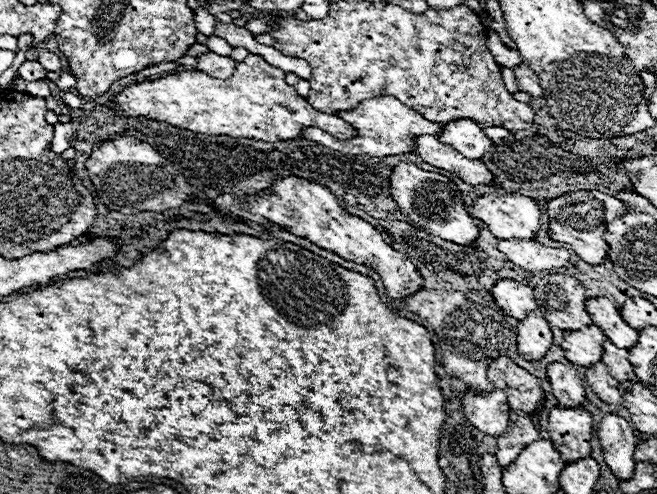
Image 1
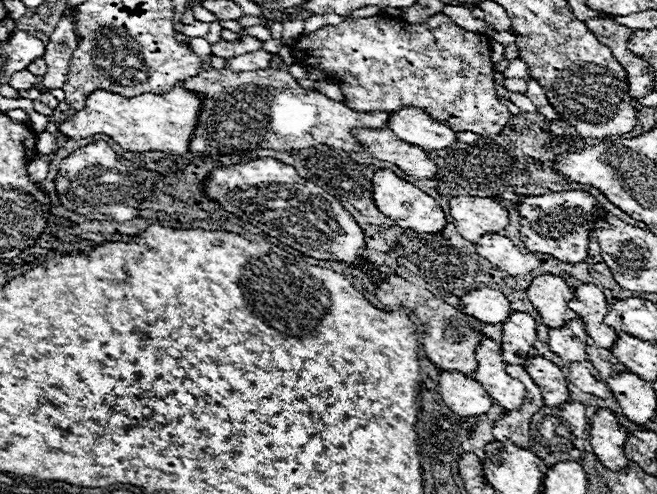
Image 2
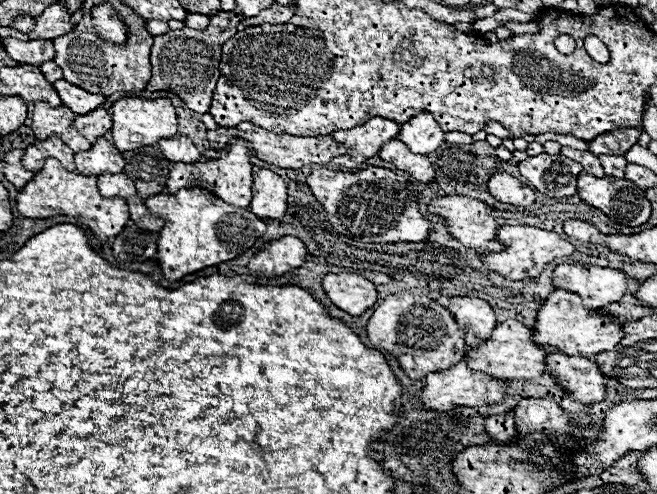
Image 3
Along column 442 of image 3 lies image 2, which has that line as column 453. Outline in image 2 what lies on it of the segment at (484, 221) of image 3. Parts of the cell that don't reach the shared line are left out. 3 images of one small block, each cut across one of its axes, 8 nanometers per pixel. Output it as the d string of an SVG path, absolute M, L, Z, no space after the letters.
M456 196L450 200L450 216L458 234L470 242L484 234L502 234L508 226L508 210L494 198Z

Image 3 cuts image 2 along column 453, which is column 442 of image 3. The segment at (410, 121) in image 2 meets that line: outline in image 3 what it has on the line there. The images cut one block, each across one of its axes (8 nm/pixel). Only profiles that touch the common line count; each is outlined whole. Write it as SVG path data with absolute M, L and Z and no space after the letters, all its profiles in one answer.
M422 112L402 124L398 140L404 140L404 144L408 144L408 148L412 148L412 152L416 154L430 154L446 142L446 136L440 130L440 124L432 118L432 114Z

